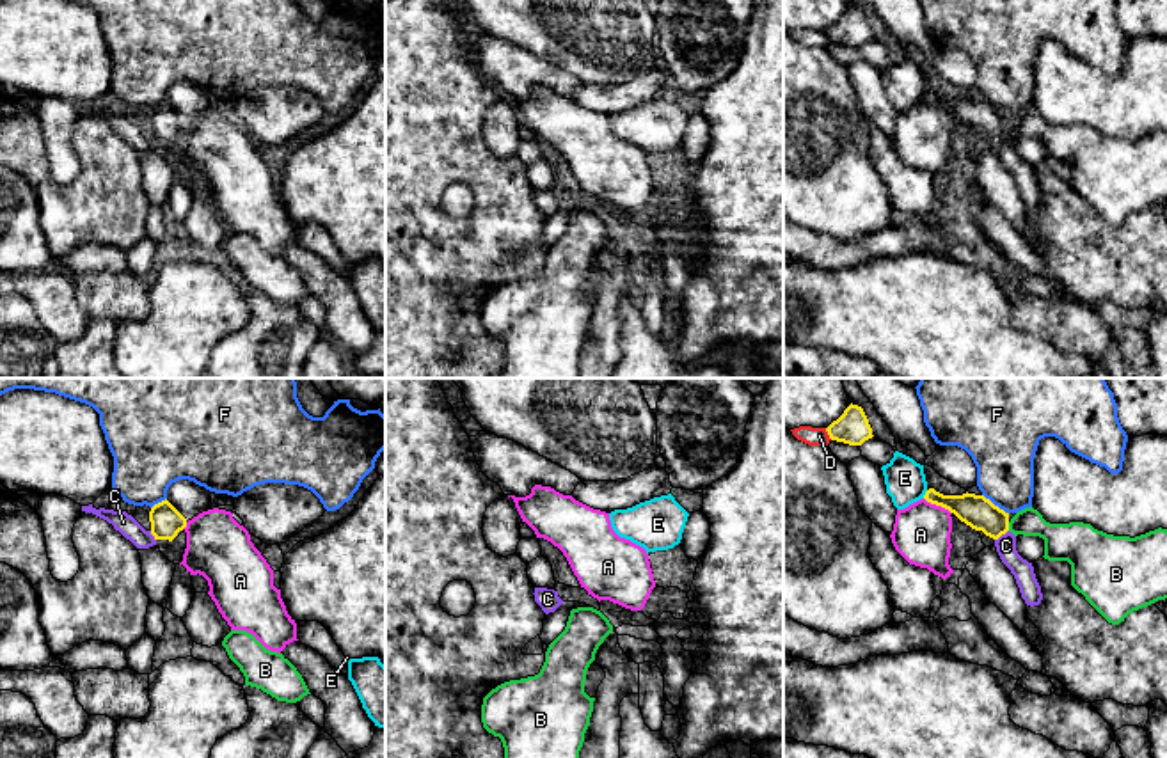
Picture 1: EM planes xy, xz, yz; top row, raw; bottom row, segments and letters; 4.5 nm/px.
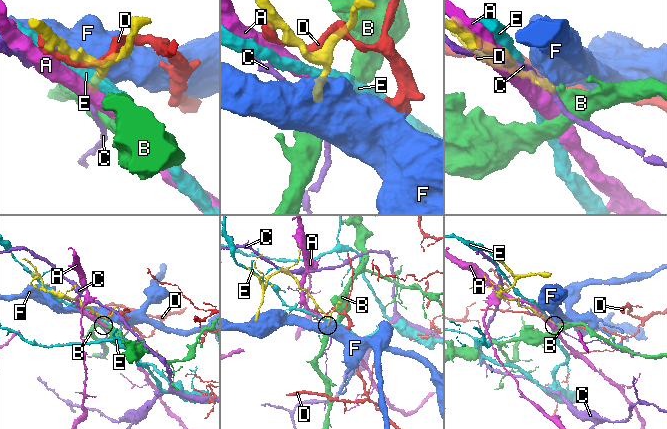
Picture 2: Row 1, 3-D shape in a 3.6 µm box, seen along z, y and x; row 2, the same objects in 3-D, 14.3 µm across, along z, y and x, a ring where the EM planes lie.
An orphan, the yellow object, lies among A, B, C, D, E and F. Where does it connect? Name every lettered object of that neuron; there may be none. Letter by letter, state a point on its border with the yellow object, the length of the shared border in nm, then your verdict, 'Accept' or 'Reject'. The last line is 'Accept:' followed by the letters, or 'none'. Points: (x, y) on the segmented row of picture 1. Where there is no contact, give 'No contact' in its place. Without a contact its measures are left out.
A: Touches yellow at yz (938, 505). Shared border 140 nm. Reject
B: Touches yellow at yz (1008, 526). Shared border 40 nm. Accept
C: Touches yellow at yz (1000, 535). Shared border 80 nm. Reject
D: Touches yellow at yz (828, 434). Shared border 70 nm. Reject
E: Touches yellow at yz (926, 494). Shared border 50 nm. Reject
F: Touches yellow at yz (993, 505). Shared border 150 nm. Reject
Accept: B

